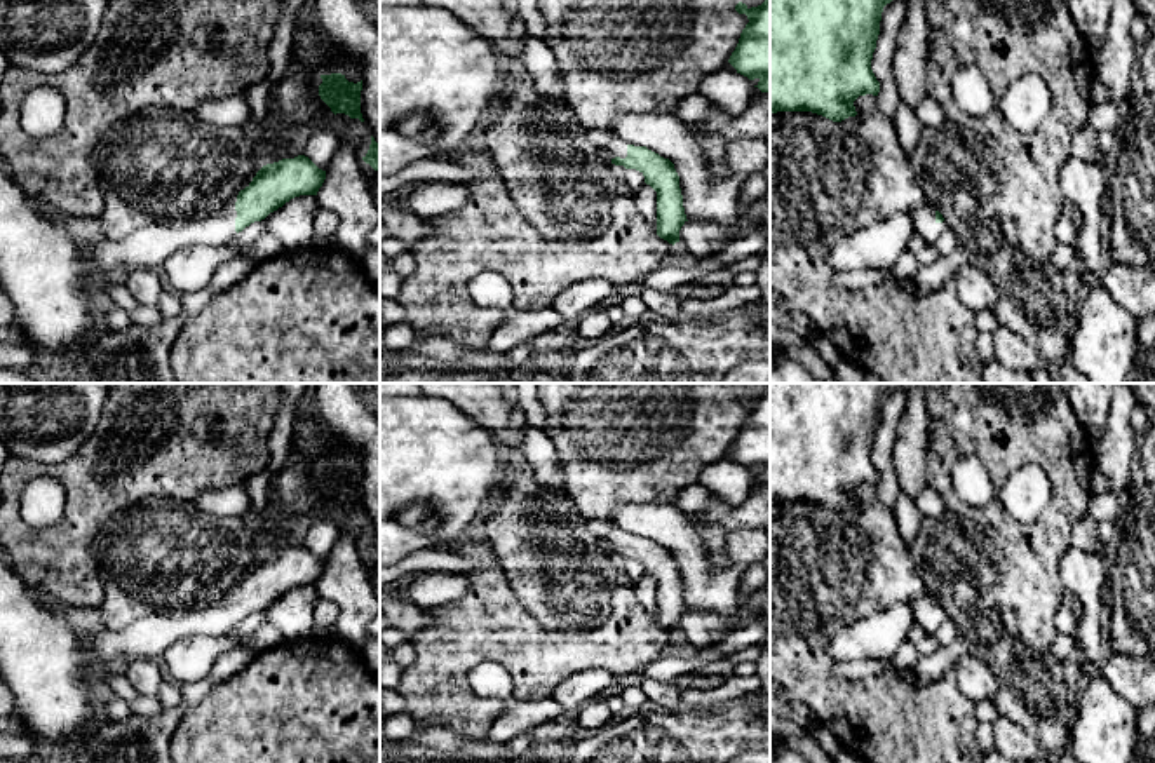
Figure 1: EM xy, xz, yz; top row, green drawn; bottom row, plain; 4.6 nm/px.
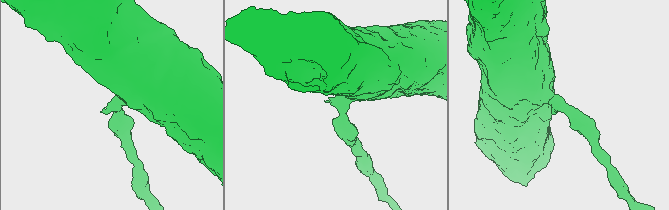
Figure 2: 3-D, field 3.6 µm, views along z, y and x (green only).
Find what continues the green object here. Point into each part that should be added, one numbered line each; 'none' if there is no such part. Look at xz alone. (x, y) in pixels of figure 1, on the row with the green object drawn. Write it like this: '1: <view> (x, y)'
1: xz (614, 148)

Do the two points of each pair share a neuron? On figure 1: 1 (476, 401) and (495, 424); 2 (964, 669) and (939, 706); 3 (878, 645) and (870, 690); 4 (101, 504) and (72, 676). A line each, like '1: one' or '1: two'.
1: one
2: two
3: two
4: two

